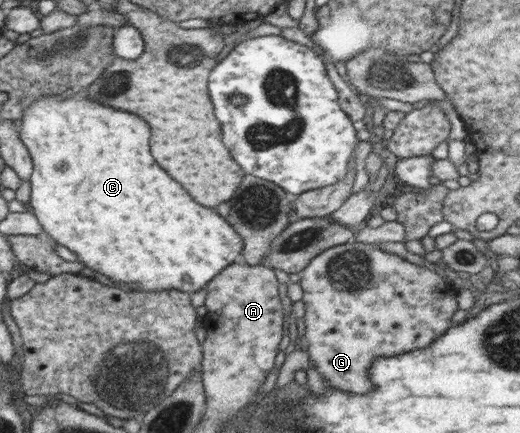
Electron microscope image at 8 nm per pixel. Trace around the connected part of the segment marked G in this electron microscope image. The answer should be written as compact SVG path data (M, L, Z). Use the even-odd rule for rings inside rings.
M350 240L346 244L326 249L318 256L315 256L306 265L306 268L302 269L298 274L301 276L299 284L304 292L303 302L306 304L306 314L301 325L306 328L304 337L306 342L308 342L309 360L312 360L318 367L318 372L327 384L342 390L342 392L352 392L352 394L366 394L366 392L370 392L374 388L374 384L370 382L370 377L368 377L368 368L370 368L370 364L373 364L376 358L380 358L380 356L398 356L398 354L404 354L404 352L410 353L412 350L430 346L434 340L440 338L450 328L452 325L450 319L457 310L456 295L458 290L454 289L452 284L446 282L446 279L440 273L436 273L434 269L428 269L424 265L407 261L403 253L397 254L383 251L373 243L359 243Z

